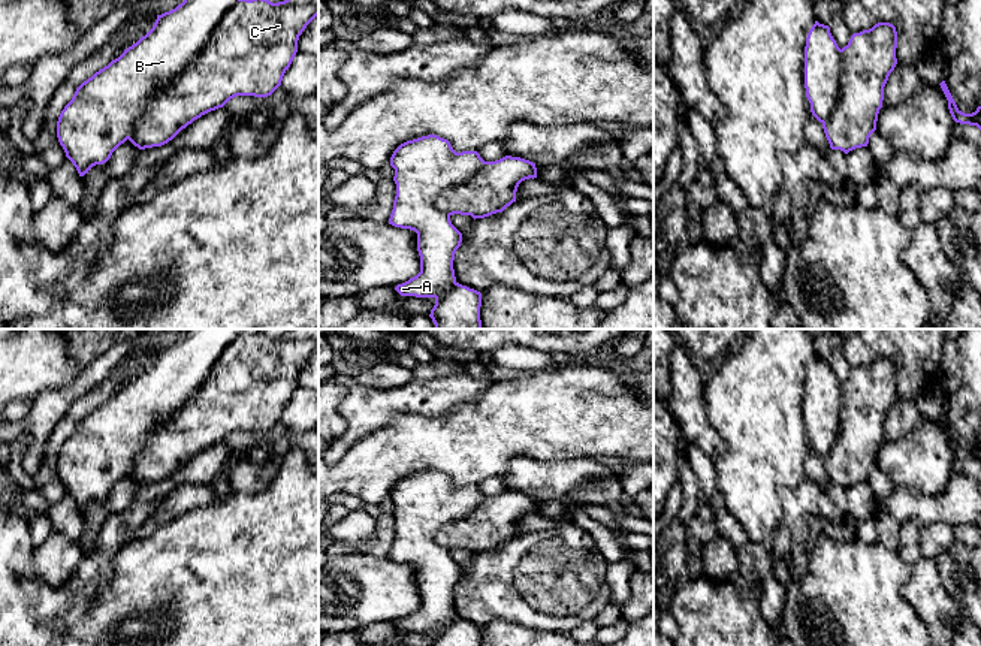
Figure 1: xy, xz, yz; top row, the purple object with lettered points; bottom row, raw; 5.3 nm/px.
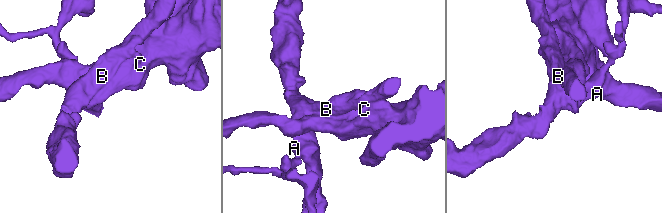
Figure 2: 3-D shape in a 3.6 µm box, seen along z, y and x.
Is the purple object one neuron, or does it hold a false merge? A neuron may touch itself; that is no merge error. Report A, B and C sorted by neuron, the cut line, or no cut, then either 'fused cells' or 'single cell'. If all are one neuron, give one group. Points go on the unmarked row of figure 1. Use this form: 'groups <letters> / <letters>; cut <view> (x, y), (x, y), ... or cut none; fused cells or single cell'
groups A B C; cut none; single cell

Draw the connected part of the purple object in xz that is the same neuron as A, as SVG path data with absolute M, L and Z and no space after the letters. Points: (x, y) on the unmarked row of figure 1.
M437 470L422 471L401 479L390 492L395 504L396 531L389 559L417 568L420 607L395 625L401 631L434 633L431 646L480 646L482 628L456 616L453 595L461 582L462 568L452 559L453 549L485 553L502 547L516 537L522 516L537 513L535 498L505 490L485 496L477 486L456 487L447 474Z

